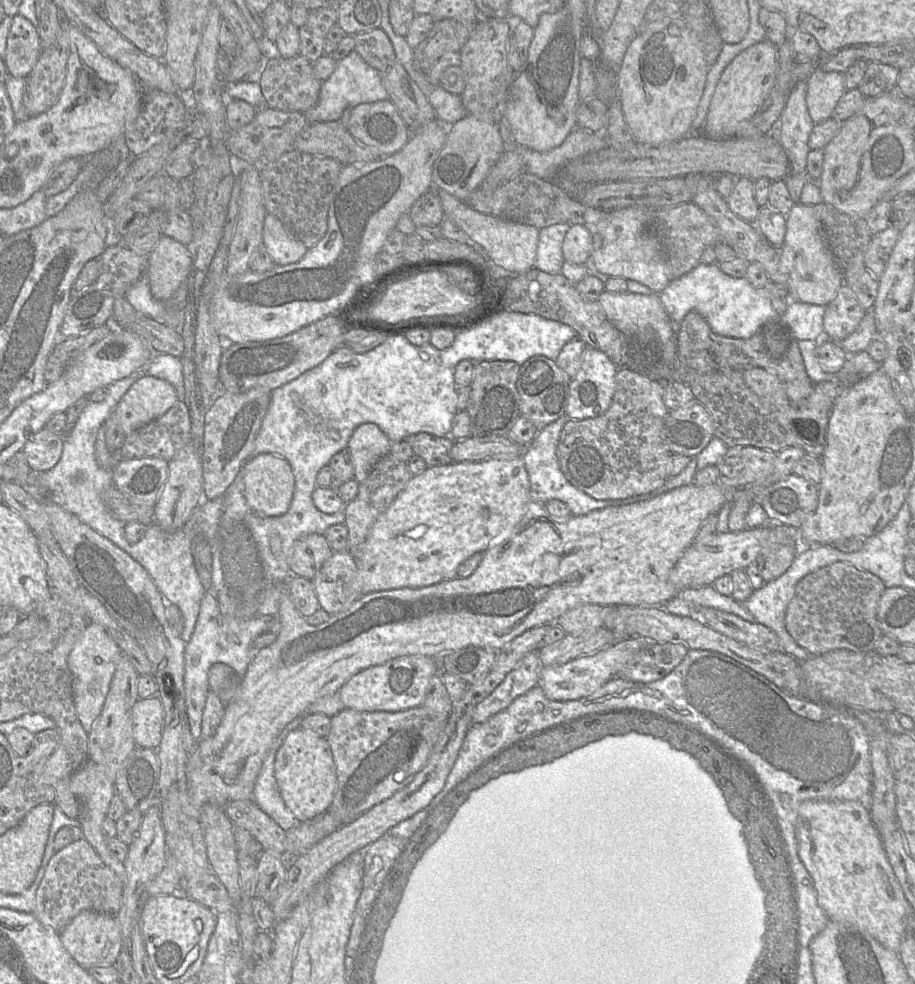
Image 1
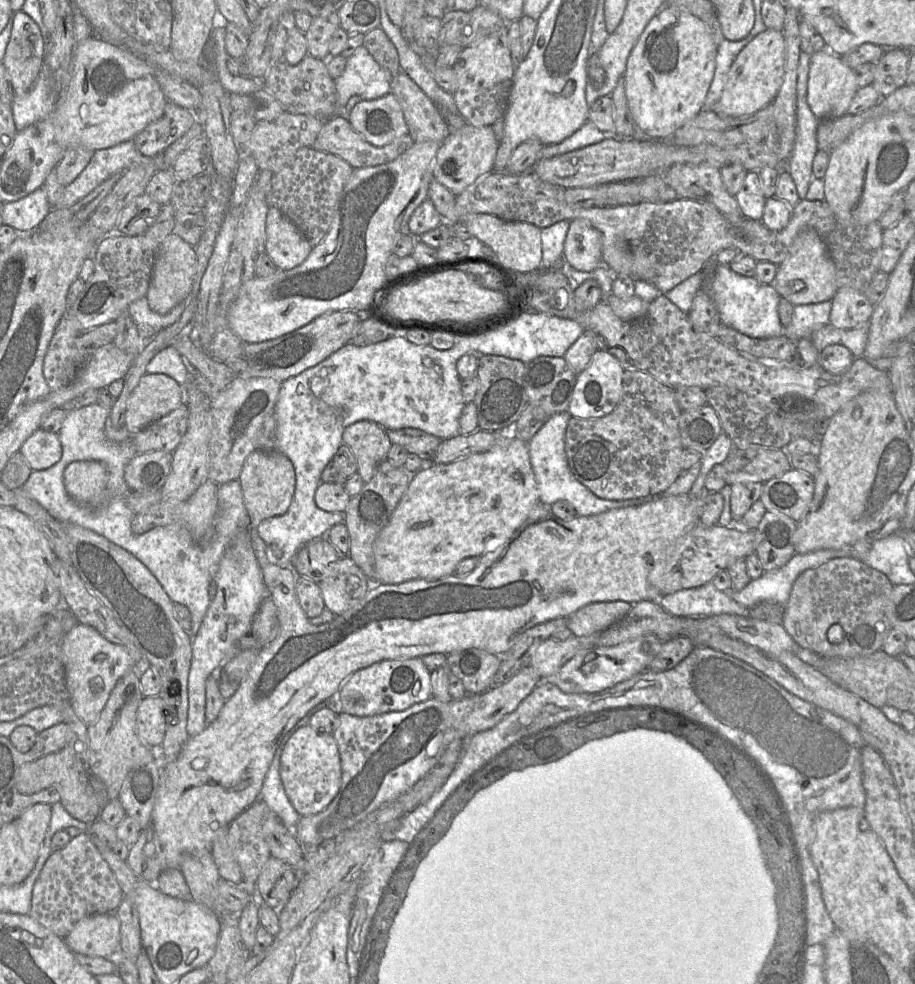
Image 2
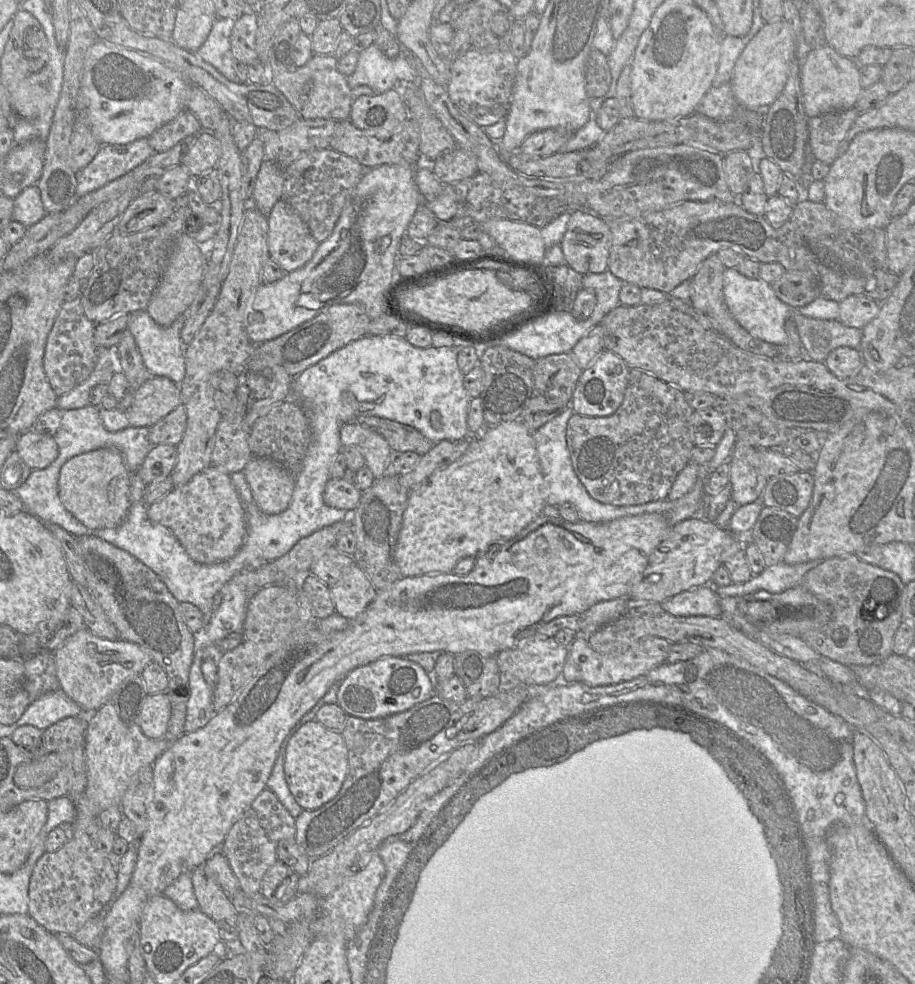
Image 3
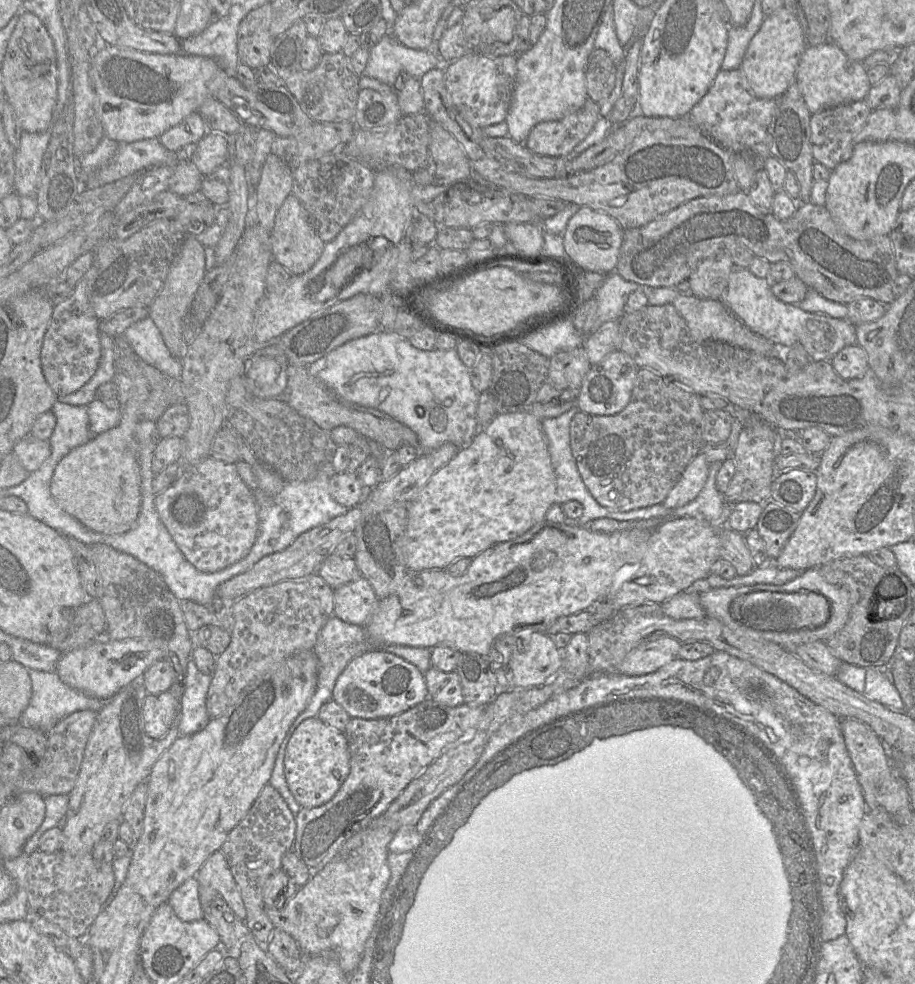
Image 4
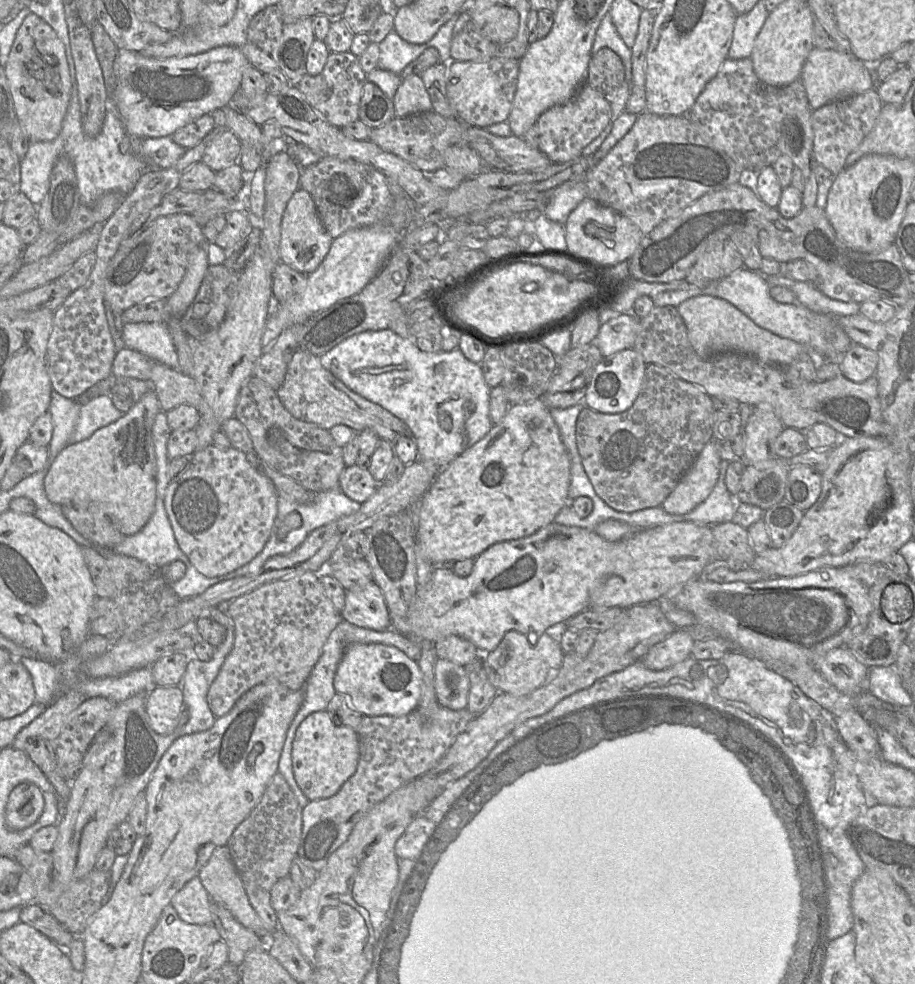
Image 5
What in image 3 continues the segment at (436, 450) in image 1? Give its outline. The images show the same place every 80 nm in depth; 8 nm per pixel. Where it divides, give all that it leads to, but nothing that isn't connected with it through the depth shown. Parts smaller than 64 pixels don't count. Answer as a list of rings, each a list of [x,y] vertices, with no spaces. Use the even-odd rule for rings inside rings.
[[[359,416],[349,423],[359,424],[382,435],[394,451],[402,453],[412,451],[423,456],[434,445],[417,429],[393,420],[376,416]]]

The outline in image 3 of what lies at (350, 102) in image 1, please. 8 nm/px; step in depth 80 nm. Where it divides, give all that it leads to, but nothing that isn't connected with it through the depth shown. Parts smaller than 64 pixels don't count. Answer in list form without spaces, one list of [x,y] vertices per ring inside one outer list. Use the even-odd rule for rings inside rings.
[[[374,44],[359,53],[354,72],[346,77],[351,89],[365,85],[377,94],[396,88],[400,81],[418,86],[421,79],[406,55],[400,53],[395,58],[388,58]]]

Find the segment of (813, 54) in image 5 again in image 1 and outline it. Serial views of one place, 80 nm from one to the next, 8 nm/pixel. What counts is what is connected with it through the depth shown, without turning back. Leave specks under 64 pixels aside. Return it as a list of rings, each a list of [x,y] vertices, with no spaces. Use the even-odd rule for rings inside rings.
[[[818,66],[806,81],[806,102],[812,121],[815,124],[830,119],[839,99],[846,92],[844,73],[826,72]]]

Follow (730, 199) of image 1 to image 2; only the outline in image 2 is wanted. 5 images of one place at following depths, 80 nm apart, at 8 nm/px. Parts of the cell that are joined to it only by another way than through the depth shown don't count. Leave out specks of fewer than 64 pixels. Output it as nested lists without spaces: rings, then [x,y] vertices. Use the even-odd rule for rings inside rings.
[[[747,173],[739,192],[735,195],[742,215],[752,220],[761,220],[766,198],[763,195],[759,173]]]

